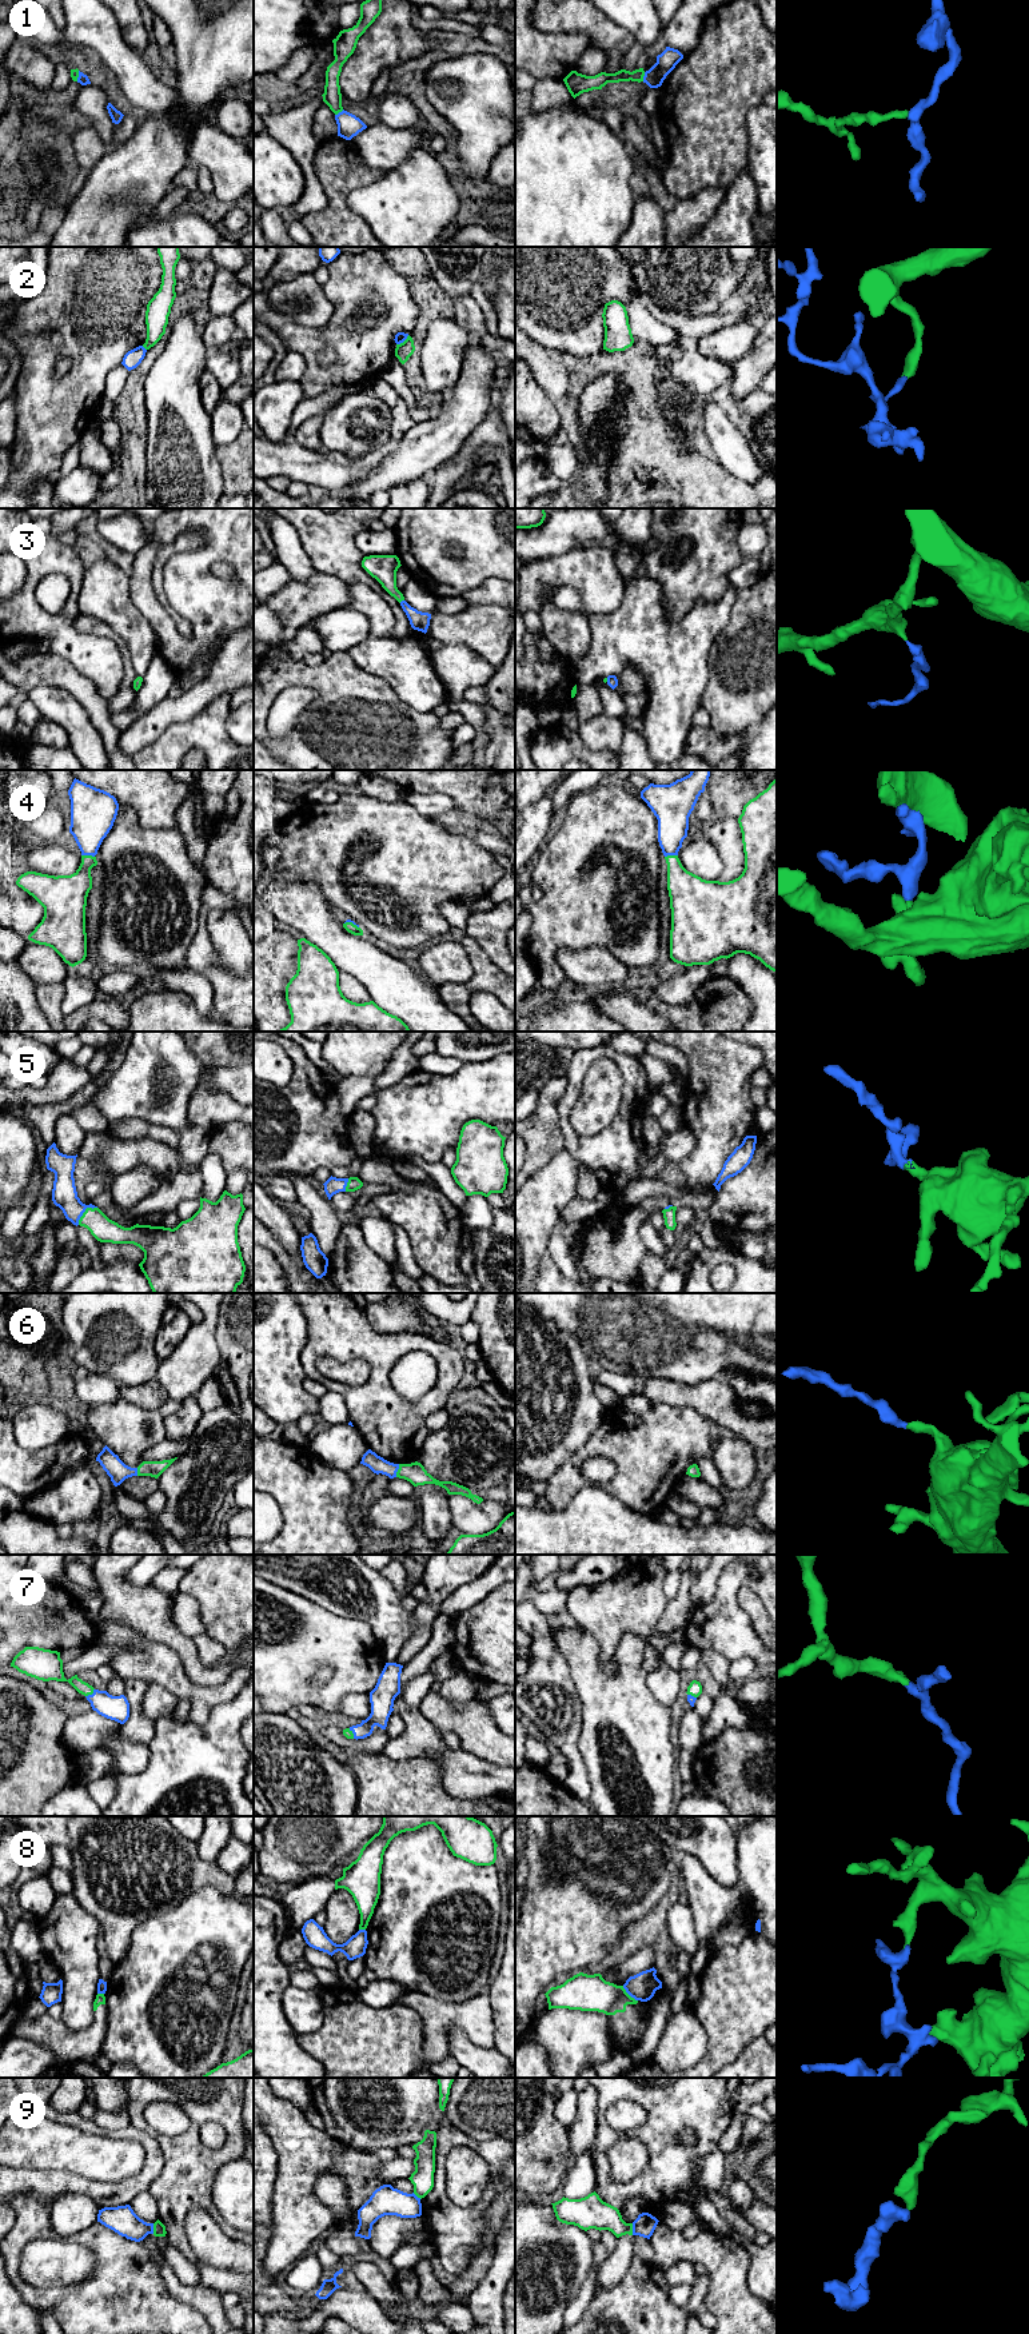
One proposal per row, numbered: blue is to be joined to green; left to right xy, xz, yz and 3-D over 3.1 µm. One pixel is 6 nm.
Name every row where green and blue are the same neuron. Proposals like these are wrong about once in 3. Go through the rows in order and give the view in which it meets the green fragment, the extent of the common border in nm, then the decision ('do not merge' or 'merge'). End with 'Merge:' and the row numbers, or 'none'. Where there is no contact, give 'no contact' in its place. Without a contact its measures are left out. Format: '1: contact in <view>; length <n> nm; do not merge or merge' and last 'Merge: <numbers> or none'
1: contact in yz; length 60 nm; do not merge
2: contact in xz; length 100 nm; do not merge
3: contact in xz; length 40 nm; merge
4: contact in xy; length 80 nm; merge
5: contact in xy; length 160 nm; merge
6: contact in xz; length 80 nm; merge
7: contact in xy; length 80 nm; merge
8: contact in yz; length 130 nm; do not merge
9: contact in yz; length 70 nm; do not merge
Merge: 3, 4, 5, 6, 7

